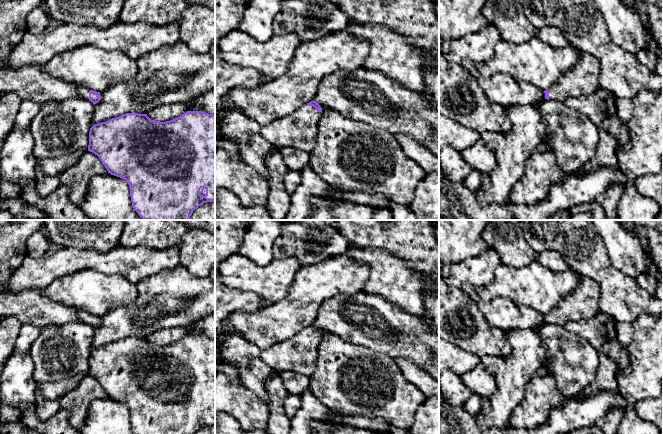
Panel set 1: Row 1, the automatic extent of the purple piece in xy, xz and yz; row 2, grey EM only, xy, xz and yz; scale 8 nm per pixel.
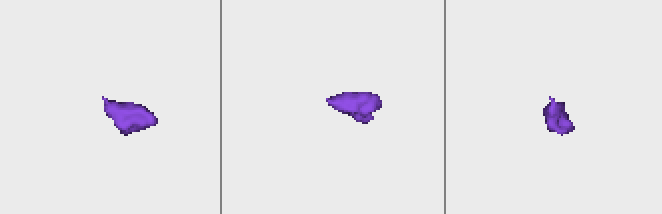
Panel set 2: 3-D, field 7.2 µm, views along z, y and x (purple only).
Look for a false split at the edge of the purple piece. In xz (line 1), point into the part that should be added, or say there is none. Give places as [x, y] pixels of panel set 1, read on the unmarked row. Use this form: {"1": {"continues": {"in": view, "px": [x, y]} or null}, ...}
{"1": {"continues": {"in": "xz", "px": [299, 353]}}}

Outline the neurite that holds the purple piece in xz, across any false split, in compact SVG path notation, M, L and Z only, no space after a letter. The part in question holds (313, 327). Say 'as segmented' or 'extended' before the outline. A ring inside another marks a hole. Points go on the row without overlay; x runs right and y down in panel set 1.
extended; M311 325L289 339L263 350L260 358L278 374L290 371L310 377L316 368L321 340L319 327Z

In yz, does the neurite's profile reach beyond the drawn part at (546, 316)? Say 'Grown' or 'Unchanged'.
Grown

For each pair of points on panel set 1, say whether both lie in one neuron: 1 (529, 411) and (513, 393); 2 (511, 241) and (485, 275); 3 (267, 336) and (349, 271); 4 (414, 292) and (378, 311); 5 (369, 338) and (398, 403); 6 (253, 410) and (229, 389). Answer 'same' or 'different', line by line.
1: different
2: different
3: same
4: different
5: different
6: same

